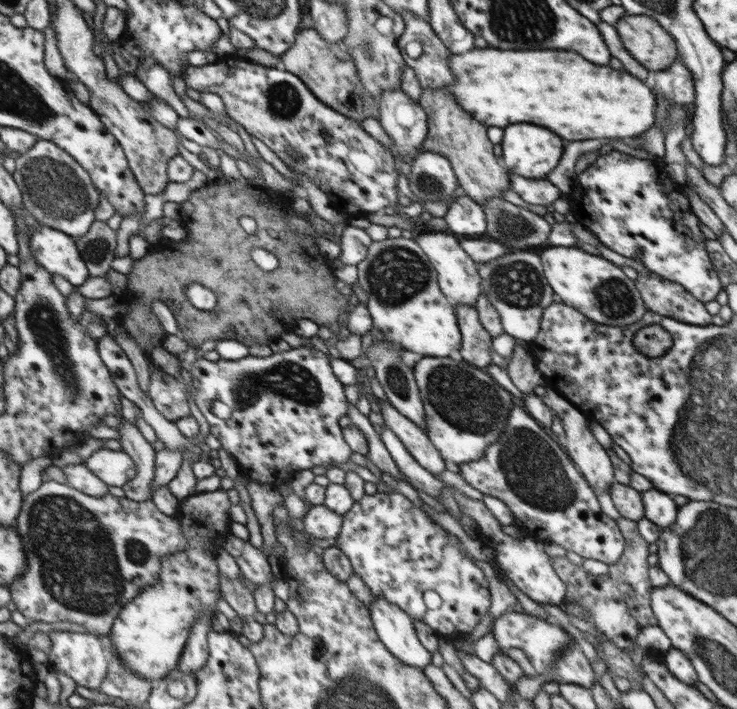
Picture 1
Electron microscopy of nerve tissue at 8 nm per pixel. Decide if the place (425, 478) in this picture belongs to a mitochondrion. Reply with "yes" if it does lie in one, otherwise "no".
no

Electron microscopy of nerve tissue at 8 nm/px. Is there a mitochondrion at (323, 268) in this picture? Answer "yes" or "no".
no

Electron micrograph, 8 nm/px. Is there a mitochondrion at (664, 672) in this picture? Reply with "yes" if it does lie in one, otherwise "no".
no

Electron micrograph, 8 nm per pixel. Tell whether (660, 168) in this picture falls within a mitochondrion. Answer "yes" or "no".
no

